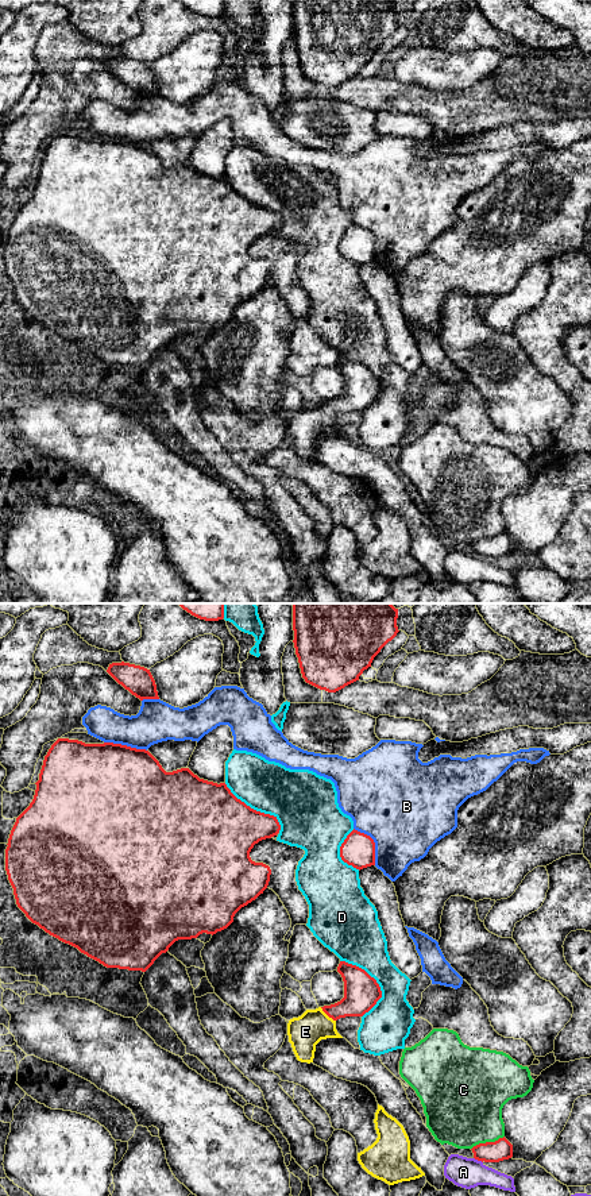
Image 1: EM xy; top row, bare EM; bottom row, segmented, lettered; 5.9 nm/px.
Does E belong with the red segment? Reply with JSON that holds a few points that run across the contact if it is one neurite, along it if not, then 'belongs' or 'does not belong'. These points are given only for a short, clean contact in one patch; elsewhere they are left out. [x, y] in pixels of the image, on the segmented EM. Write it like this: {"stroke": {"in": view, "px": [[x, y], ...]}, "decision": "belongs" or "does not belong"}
{"stroke": {"in": "xy", "px": [[362, 991], [346, 1007], [328, 1015], [305, 1031]]}, "decision": "belongs"}

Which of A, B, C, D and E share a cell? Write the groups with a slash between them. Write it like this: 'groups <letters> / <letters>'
groups A / B / C / D / E

